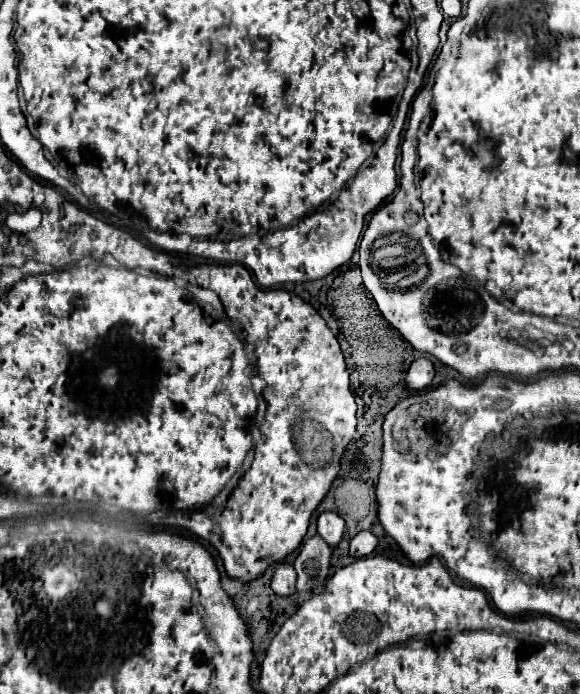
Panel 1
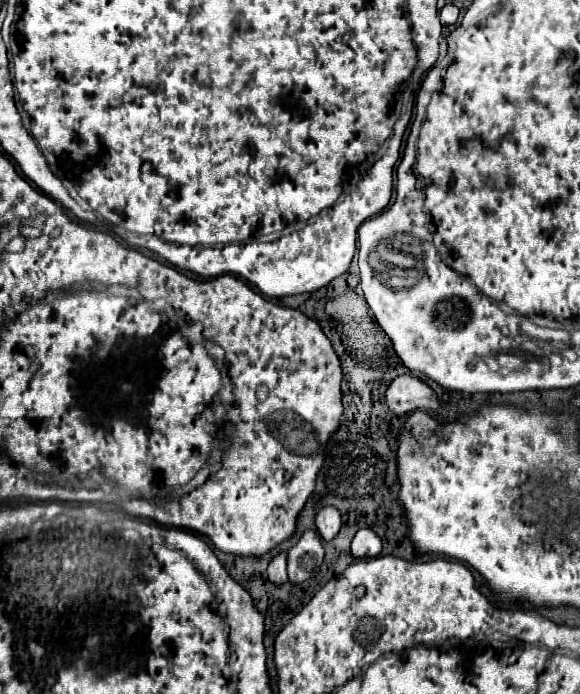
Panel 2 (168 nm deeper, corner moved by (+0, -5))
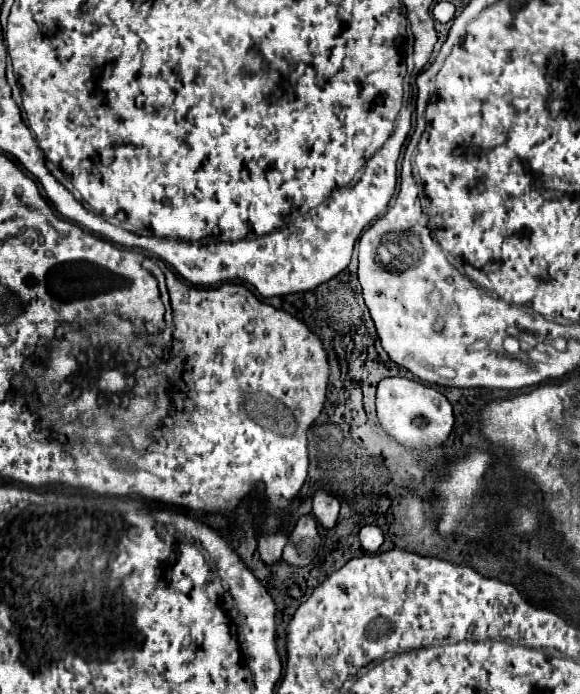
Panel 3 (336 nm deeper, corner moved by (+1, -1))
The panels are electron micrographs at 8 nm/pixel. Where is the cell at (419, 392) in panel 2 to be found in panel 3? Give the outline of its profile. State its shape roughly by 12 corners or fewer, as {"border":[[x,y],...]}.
{"border":[[407,377],[377,387],[377,419],[407,449],[433,449],[451,403]]}

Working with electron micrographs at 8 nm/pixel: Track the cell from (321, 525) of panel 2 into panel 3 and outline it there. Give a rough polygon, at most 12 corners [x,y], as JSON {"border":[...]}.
{"border":[[315,491],[313,515],[333,529],[339,501],[327,491]]}

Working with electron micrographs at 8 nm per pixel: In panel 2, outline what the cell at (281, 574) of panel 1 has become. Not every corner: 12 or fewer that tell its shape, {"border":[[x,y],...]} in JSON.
{"border":[[286,553],[276,555],[268,565],[274,585],[288,583]]}

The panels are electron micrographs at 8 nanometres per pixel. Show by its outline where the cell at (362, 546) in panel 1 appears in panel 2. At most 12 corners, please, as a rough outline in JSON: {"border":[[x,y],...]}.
{"border":[[360,529],[350,551],[356,559],[376,557],[380,537],[372,529]]}

